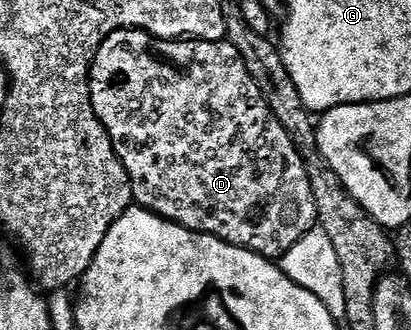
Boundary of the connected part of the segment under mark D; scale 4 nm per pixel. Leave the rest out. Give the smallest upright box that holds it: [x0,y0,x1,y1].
[89,29,317,261]

